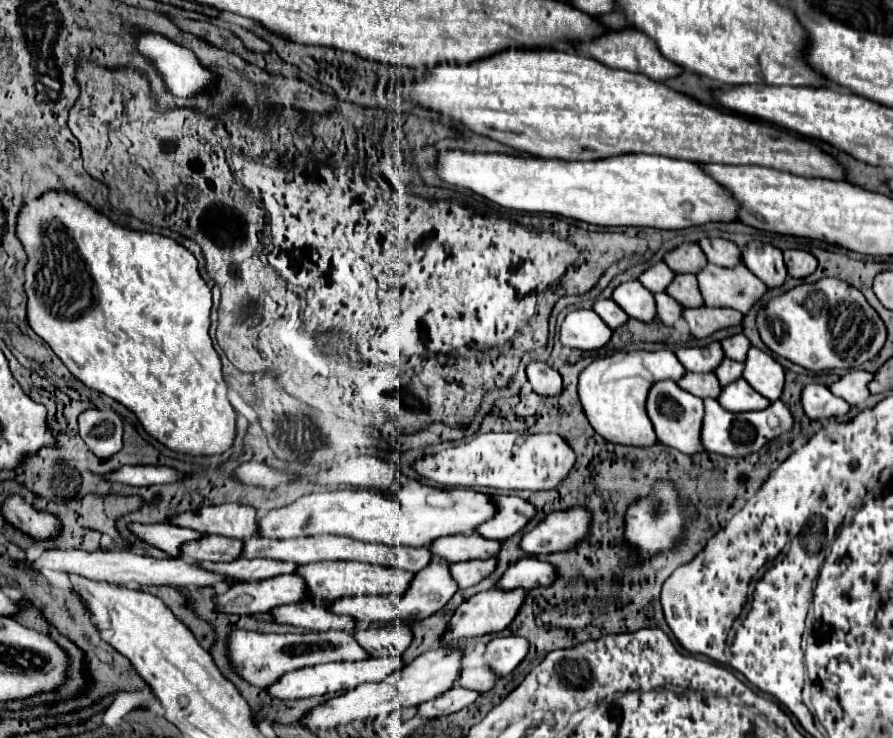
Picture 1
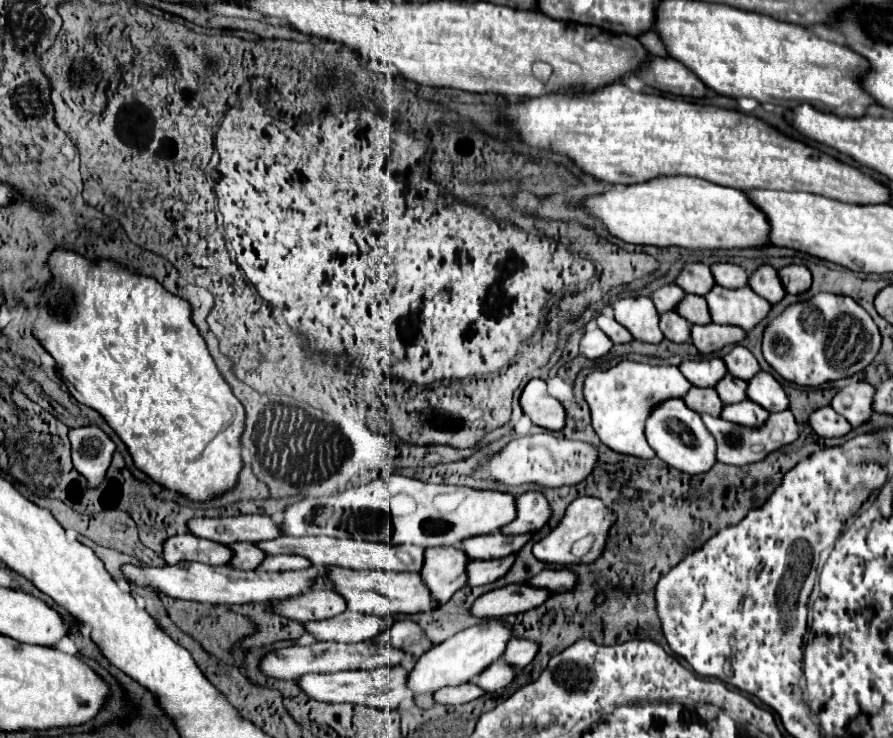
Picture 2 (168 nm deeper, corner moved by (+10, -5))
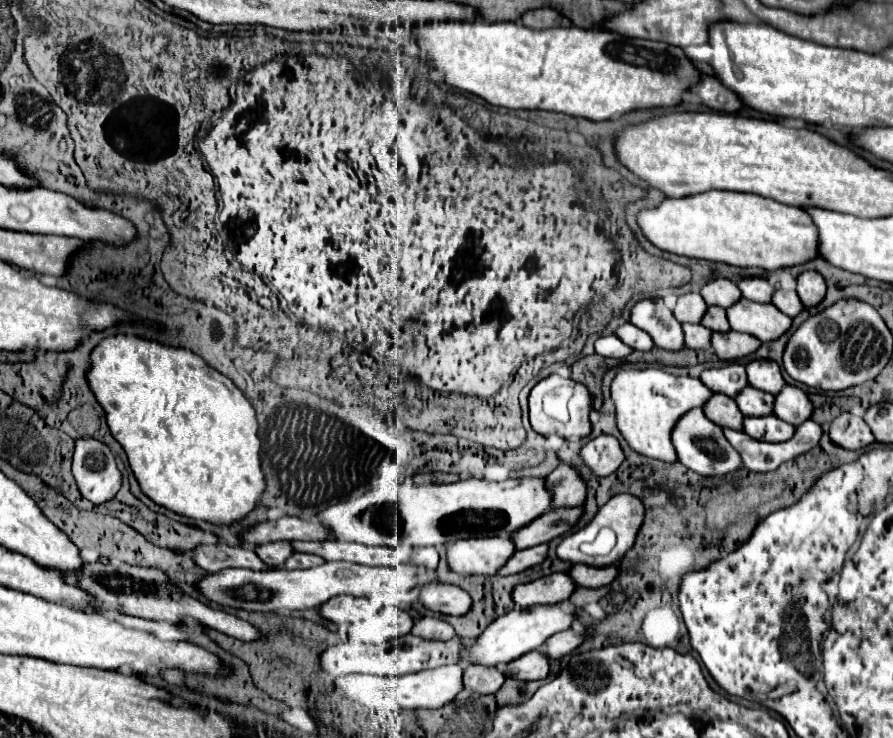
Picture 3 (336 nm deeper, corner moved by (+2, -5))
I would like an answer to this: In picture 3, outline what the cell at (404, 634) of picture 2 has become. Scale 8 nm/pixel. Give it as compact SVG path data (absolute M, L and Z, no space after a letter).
M424 616L420 618L414 628L412 628L412 634L414 636L422 636L422 638L428 638L428 640L450 640L454 638L454 628L440 620L440 618L432 618L432 616Z

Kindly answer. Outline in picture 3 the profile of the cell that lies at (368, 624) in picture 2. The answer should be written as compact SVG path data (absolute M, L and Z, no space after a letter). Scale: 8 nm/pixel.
M384 608L366 622L352 624L348 630L350 640L362 640L368 644L384 644L398 636L406 636L414 626L414 620L408 612L400 608Z

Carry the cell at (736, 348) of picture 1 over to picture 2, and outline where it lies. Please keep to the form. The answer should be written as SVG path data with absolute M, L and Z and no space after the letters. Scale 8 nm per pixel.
M736 344L722 360L726 362L728 372L736 378L742 378L742 380L750 380L760 370L760 366L758 366L756 358L752 356L752 352L746 350L740 344Z

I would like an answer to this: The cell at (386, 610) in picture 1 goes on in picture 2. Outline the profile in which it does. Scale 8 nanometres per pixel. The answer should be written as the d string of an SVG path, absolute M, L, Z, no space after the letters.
M426 548L420 576L436 606L442 606L456 590L466 584L466 562L468 556L458 548Z

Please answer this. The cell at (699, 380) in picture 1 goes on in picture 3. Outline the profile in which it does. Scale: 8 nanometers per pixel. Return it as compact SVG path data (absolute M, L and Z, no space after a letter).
M714 394L708 404L702 408L706 418L710 418L714 424L722 428L732 428L732 430L742 430L742 412L736 406L736 400L724 394Z

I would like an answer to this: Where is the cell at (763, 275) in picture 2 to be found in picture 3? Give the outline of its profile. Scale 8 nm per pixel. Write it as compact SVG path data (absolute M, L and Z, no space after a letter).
M776 290L774 296L772 296L772 304L780 312L784 312L786 316L790 316L790 318L796 318L804 310L798 294L796 292L788 292L788 290Z

